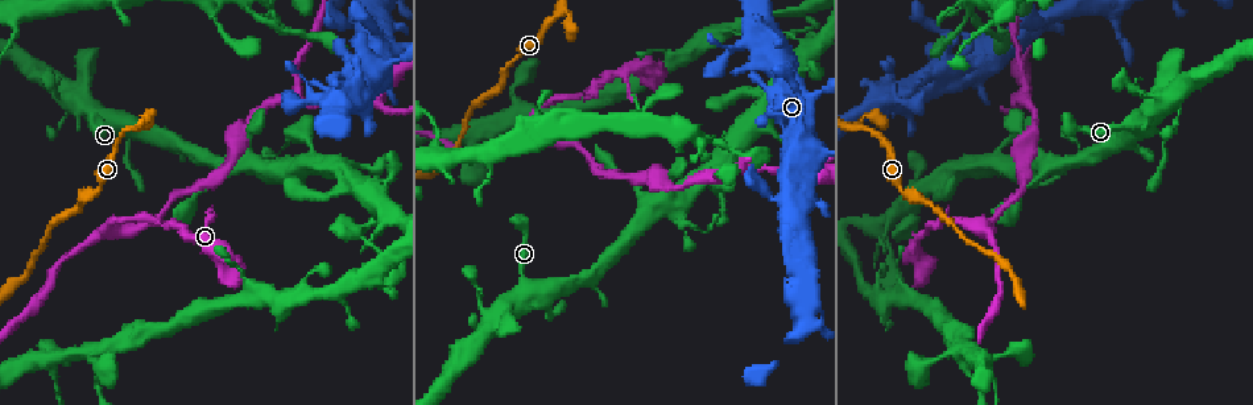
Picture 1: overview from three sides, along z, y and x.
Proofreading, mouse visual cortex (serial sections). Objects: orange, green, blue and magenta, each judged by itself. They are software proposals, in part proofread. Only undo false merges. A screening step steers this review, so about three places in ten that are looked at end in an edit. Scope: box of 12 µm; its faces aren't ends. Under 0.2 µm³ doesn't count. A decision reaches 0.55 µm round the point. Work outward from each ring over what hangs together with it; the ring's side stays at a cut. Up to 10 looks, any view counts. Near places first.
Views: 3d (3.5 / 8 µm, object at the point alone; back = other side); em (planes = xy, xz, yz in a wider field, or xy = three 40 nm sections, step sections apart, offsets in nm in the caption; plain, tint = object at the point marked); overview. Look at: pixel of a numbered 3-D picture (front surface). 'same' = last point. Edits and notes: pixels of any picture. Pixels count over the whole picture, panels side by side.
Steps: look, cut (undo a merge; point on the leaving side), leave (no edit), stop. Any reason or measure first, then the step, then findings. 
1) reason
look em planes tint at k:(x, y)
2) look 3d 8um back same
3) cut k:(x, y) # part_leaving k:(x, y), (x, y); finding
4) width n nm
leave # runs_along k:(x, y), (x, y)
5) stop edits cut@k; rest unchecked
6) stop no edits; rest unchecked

three arms meet
look 3d 8um at 1:(106, 225)

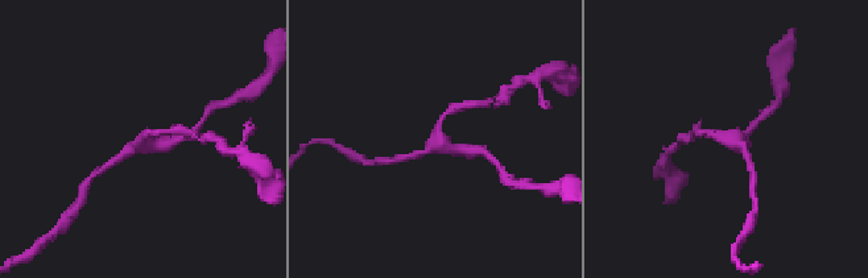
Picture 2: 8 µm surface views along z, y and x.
shape alone is not enough
look em xy step 2 tint at 2:(439, 145)

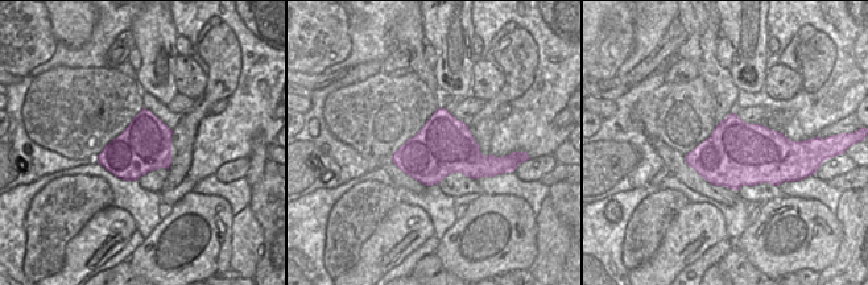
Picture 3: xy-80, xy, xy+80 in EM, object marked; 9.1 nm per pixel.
width 550 nm
leave # runs_along 2:(449, 112), (439, 119), (439, 142), (475, 152); continuous, no second cell

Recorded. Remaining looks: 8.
abrupt turn
look 3d 3.5um at 1:(561, 10)

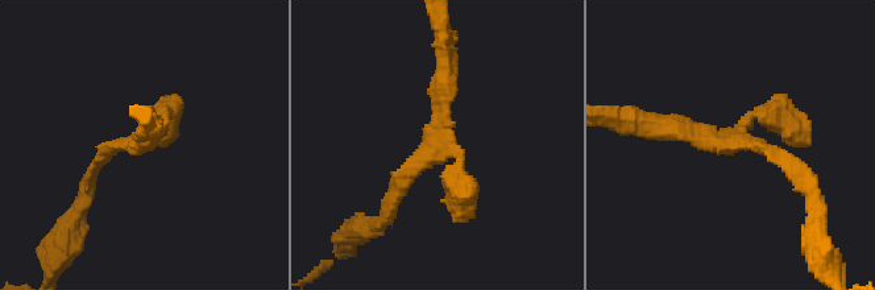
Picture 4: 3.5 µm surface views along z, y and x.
look em xy step 3 tint at 4:(437, 149)

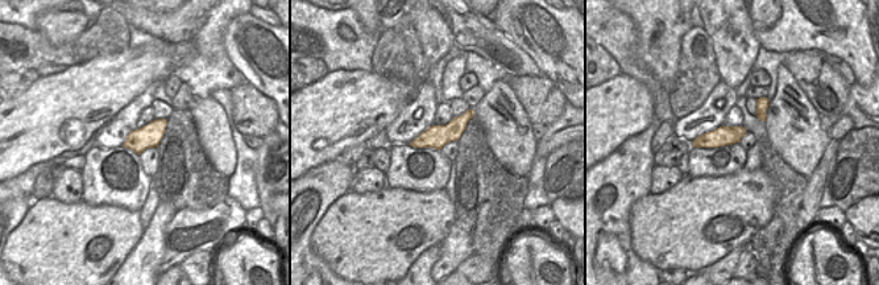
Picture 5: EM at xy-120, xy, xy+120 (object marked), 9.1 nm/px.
leave # runs_along 5:(469, 112), (450, 132), (415, 143); continuous, no second cell

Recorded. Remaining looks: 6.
arms part here
look 3d 8um at 1:(711, 175)

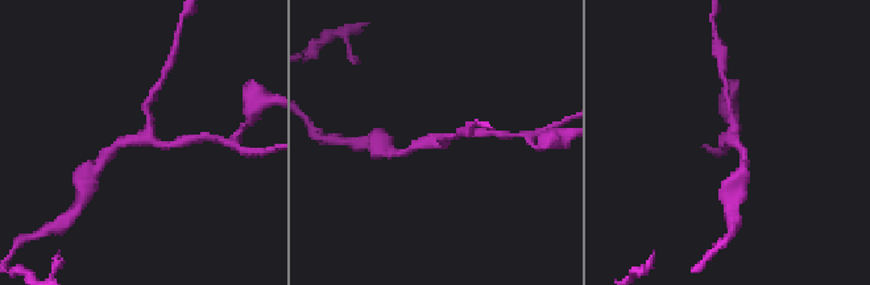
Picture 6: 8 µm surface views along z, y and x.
need the tissue
look em xy step 5 tint at 6:(140, 138)

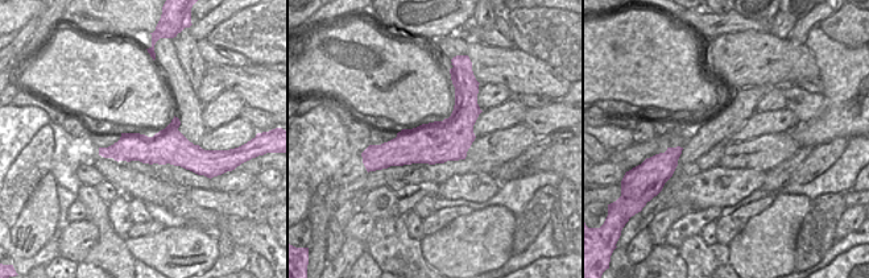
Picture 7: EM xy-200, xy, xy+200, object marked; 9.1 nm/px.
arm_widths 150, 200, 250 nm
leave # runs_along 6:(405, 152), (419, 144), (473, 135); all the same cell

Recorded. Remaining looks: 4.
three arms meet
look em xy step 2 tint at 1:(373, 102)

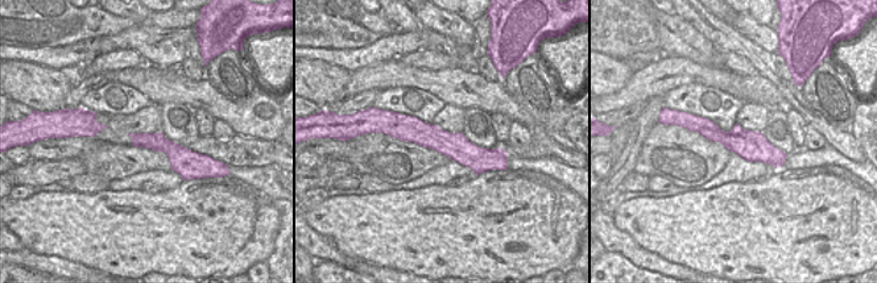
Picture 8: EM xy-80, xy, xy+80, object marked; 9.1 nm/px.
look 3d 3.5um same

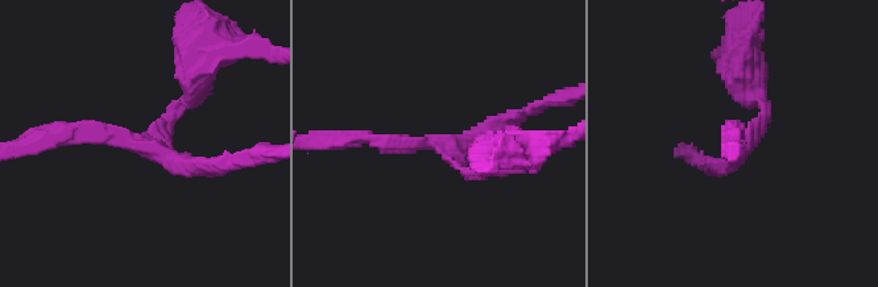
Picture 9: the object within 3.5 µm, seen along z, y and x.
arm_widths 150, 200, 200 nm
leave # continuous, no second cell

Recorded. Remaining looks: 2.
stop no edits; rest unchecked

